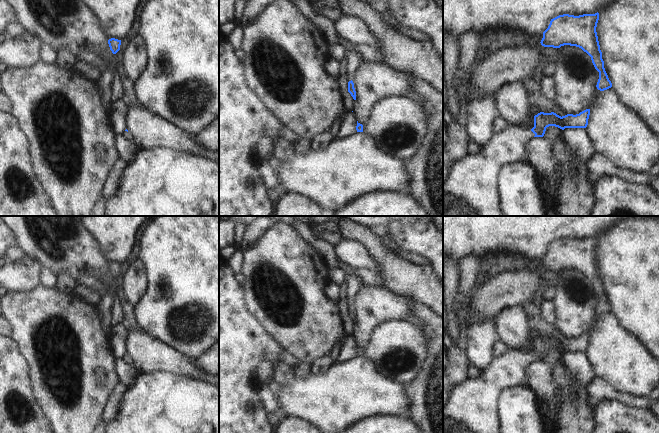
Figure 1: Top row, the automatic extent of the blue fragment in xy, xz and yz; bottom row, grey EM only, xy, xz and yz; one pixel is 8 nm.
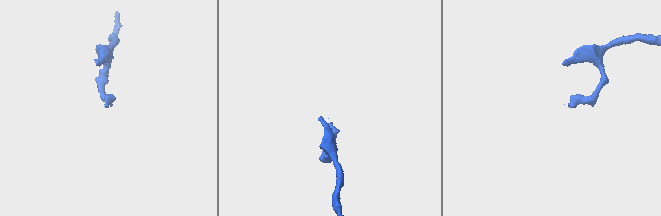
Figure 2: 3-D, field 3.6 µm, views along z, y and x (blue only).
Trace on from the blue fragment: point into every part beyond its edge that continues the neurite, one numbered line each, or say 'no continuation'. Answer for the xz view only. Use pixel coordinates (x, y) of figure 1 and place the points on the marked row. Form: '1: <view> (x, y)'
1: xz (353, 59).

